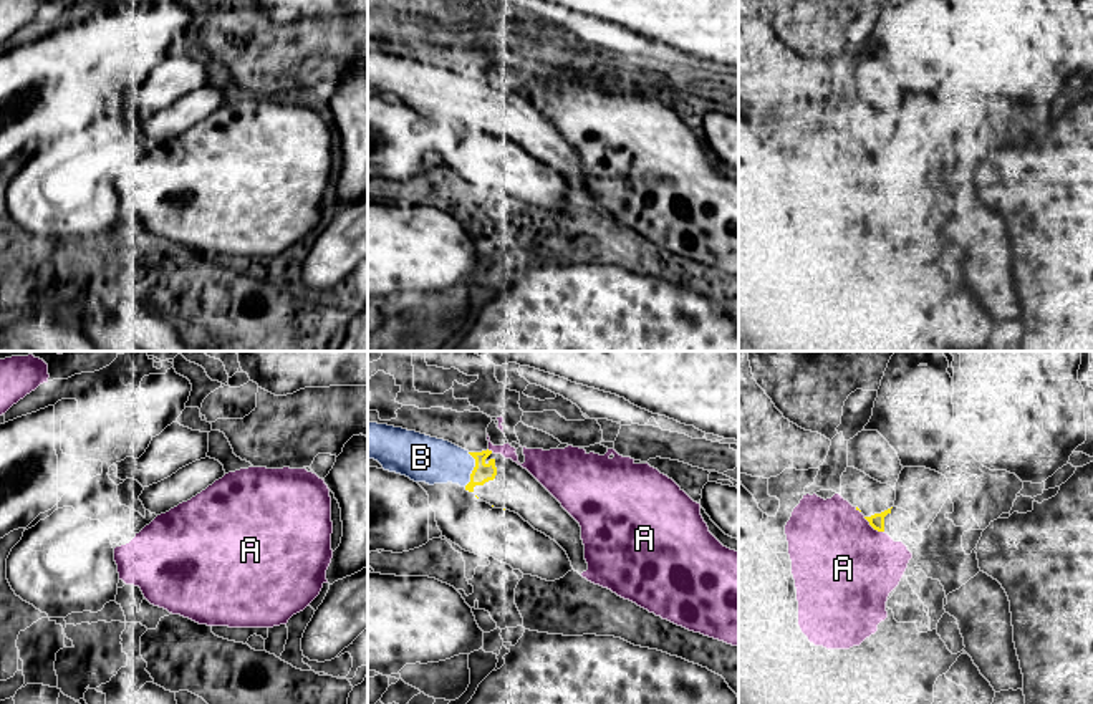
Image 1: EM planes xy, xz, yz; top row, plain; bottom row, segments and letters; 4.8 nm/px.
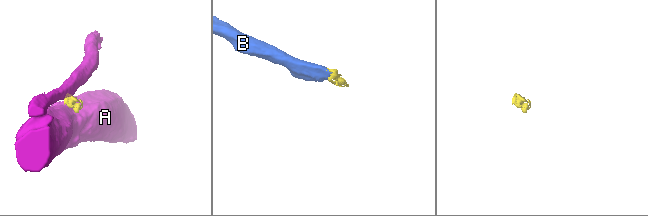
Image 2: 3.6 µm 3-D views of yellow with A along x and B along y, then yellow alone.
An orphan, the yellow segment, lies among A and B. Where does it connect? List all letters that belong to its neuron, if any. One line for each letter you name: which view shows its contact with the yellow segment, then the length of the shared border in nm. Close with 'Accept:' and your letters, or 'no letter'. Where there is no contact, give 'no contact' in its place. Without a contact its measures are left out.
B: meets yellow in xz; contact 170 nm long
Accept: B

